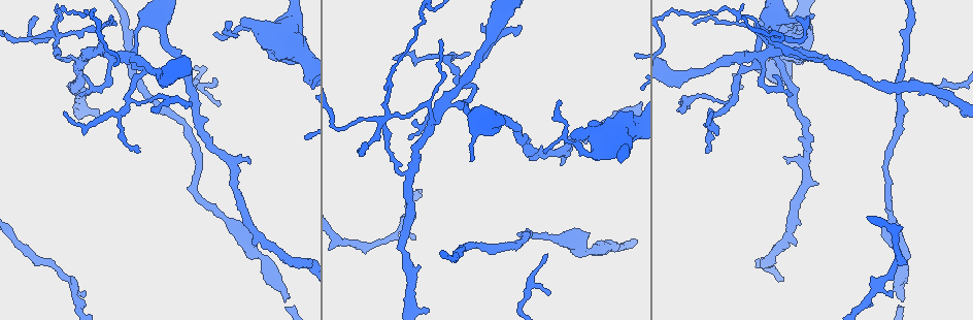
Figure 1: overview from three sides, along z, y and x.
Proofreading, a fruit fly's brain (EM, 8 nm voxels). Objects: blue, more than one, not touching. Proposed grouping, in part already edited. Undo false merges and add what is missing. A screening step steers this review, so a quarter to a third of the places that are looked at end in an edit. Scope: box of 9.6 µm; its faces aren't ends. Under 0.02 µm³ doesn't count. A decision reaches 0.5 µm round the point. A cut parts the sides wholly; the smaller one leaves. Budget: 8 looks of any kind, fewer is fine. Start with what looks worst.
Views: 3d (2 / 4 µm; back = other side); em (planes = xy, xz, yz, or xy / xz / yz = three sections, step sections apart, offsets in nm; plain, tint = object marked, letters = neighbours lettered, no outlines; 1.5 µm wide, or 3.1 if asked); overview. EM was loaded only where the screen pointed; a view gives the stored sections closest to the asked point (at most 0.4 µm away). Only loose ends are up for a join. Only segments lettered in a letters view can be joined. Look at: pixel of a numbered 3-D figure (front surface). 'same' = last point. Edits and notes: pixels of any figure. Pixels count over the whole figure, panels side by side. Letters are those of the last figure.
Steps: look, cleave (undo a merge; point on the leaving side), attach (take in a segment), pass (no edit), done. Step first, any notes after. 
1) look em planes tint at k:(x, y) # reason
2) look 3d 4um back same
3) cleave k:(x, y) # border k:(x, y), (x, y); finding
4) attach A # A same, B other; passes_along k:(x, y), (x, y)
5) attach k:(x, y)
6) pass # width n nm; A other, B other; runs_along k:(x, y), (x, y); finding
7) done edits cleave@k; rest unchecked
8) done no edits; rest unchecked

look 3d 2um at 1:(389, 114) # closes a loop

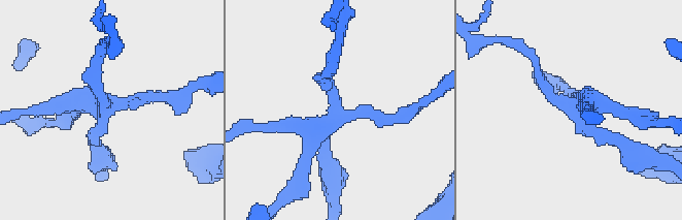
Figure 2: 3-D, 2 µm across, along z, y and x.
look em xy step 4 tint at 2:(342, 116) # arms 4; now the EM

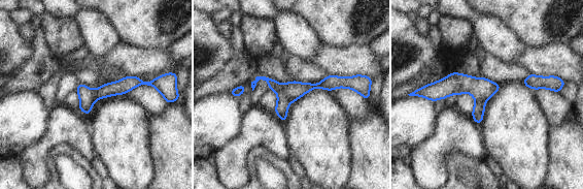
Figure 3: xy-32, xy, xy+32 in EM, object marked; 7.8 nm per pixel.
look em planes letters same

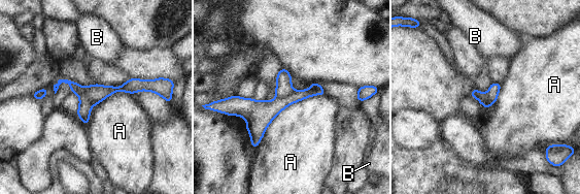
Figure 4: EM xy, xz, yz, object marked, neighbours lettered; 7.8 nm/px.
cleave 4:(86, 105) # width 110 nm; A other, B other; border 4:(79, 95), (86, 95), (93, 105); a second neuron is stuck on

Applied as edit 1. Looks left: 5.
look em planes letters at 1:(79, 93) # an open end

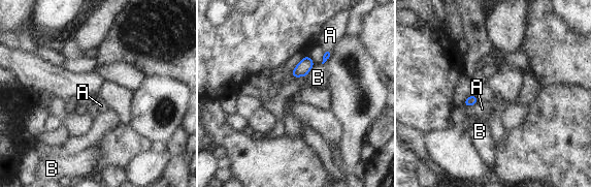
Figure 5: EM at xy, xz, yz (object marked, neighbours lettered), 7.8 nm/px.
pass # A other, B other; border 5:(478, 102), (467, 106); no lettered segment goes on from it

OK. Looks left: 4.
look 3d 4um at 1:(560, 102) # free end

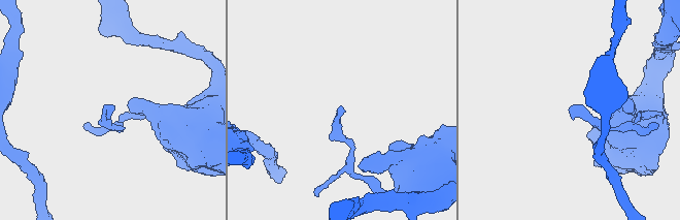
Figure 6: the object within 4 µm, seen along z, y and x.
look em xz step 8 letters at 6:(574, 105)

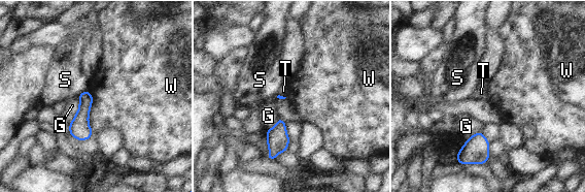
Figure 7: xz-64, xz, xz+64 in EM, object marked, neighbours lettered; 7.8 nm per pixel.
look em planes letters same

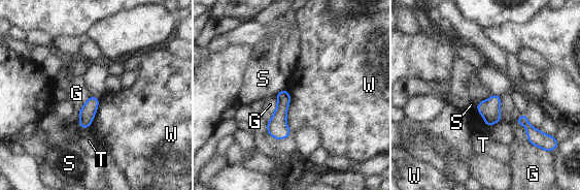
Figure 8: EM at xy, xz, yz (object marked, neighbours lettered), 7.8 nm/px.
pass # G other, S other, T other, W other; border 8:(284, 89), (290, 95), (290, 130); no lettered segment goes on from it

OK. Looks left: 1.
done edits cleave@4; rest unchecked

